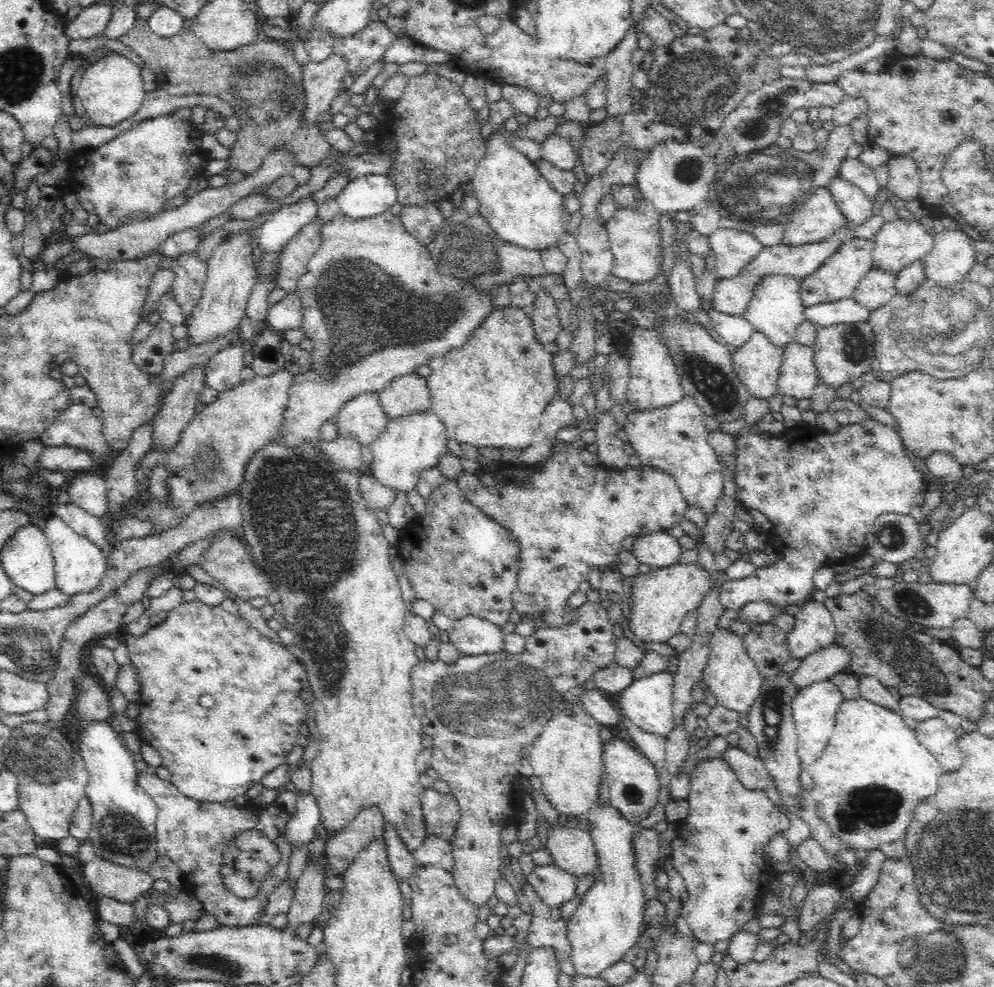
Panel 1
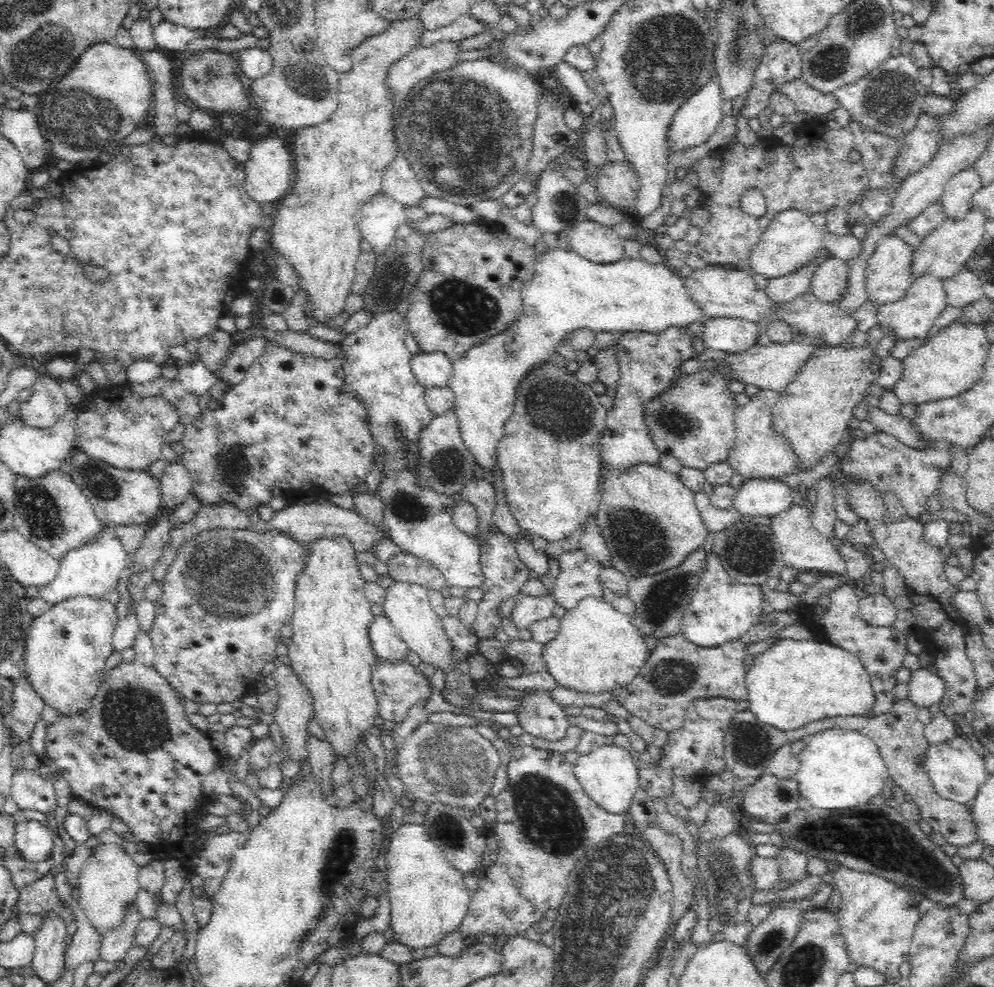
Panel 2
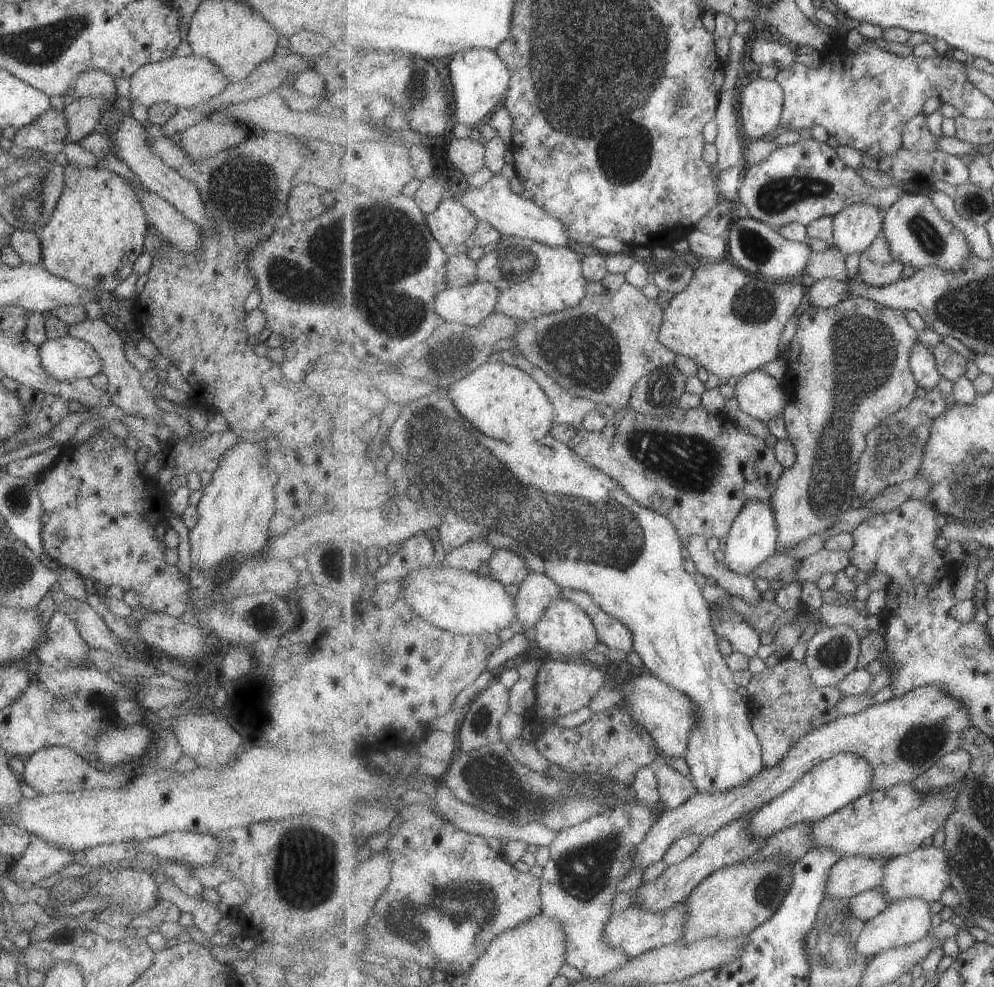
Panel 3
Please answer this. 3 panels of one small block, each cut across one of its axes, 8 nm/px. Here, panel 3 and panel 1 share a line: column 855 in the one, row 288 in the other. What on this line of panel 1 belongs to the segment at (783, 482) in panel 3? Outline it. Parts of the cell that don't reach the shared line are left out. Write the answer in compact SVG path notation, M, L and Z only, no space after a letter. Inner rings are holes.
M390 211L362 220L352 220L352 218L341 212L334 220L323 223L319 250L314 254L313 258L310 258L306 274L300 277L295 290L296 296L302 302L303 316L302 322L300 322L300 329L304 331L306 338L312 341L313 350L310 353L310 368L300 372L300 374L292 375L289 399L283 414L283 426L280 428L280 436L287 446L298 447L309 442L318 442L319 430L322 425L336 418L338 411L351 398L362 394L362 392L379 393L388 386L391 380L398 376L412 374L419 366L427 365L432 357L449 353L452 349L459 349L471 337L473 330L476 330L485 321L485 318L496 310L493 305L493 296L497 291L496 286L492 286L490 290L479 290L470 282L463 282L457 276L442 274L437 266L434 259L432 259L432 255L428 253L427 247L421 245L417 239L405 230L400 216L394 215Z

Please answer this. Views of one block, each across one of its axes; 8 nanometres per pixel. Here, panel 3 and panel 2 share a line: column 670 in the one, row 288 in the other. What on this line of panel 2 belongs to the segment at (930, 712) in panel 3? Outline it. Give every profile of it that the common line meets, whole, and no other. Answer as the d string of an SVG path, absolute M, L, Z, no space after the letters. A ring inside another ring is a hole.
M832 257L822 262L813 272L810 291L822 301L836 303L848 290L850 267L841 258Z

